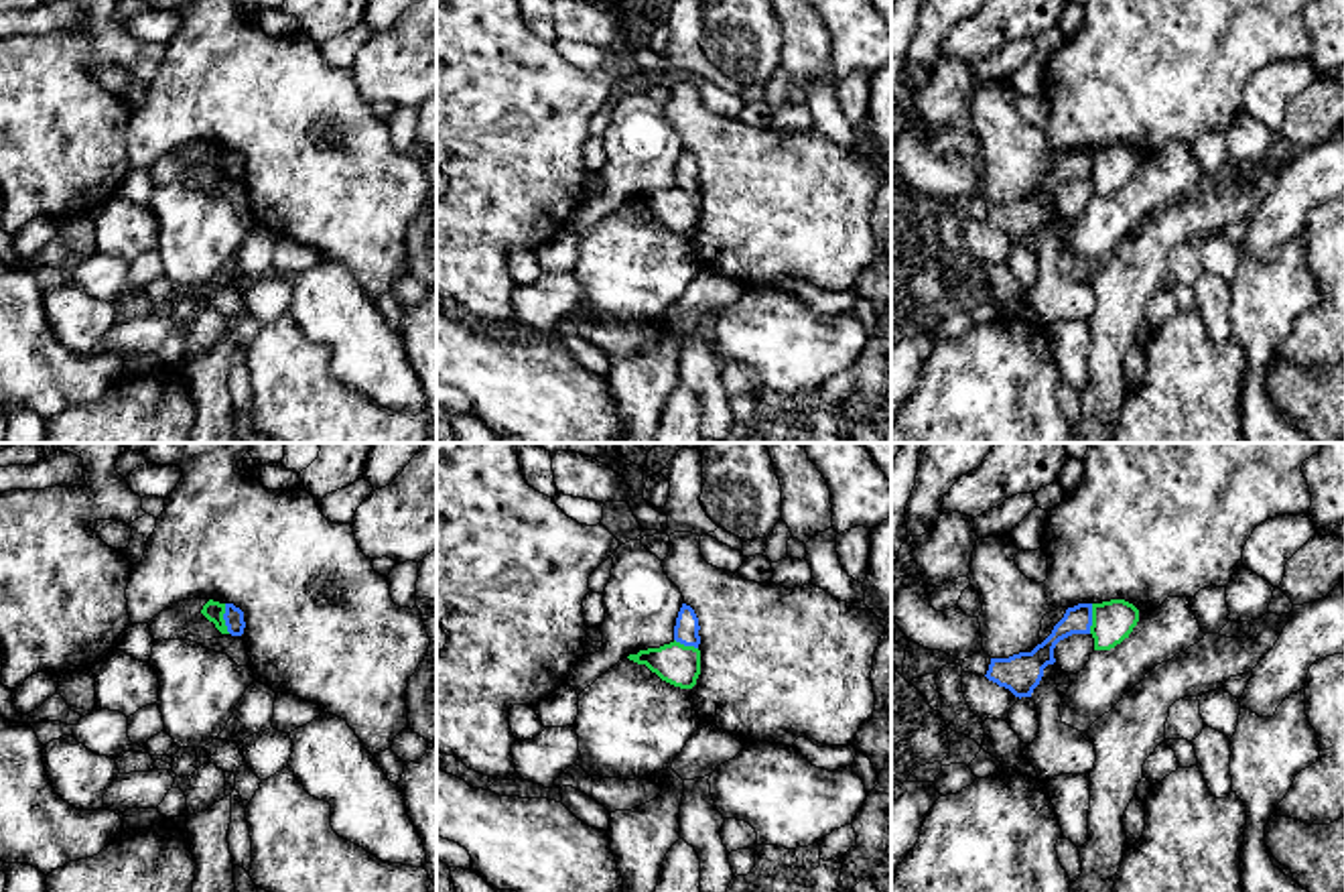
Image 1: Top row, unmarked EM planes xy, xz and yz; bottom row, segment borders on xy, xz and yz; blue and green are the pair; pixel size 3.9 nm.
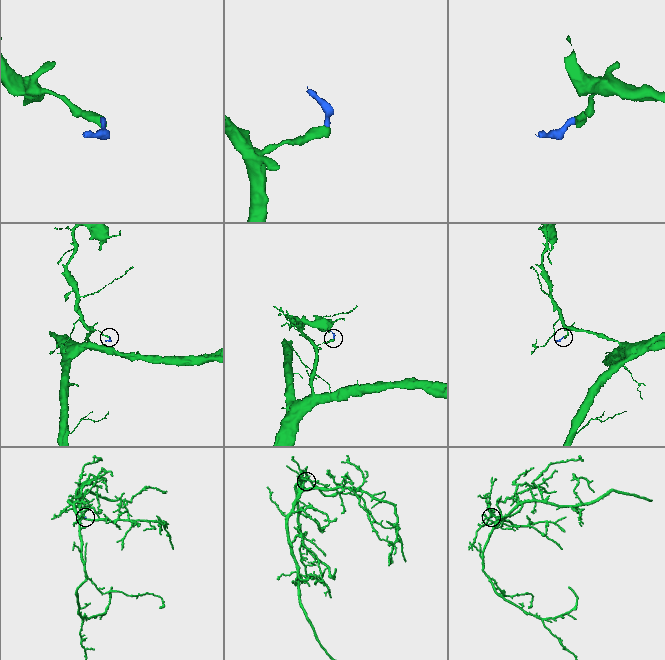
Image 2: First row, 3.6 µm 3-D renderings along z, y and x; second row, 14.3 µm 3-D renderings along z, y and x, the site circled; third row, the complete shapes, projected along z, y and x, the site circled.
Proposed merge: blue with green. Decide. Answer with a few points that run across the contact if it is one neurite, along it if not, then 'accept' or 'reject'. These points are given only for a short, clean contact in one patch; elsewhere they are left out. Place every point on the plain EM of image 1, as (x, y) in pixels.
line xy (224, 149), (224, 169), (230, 177); reject

